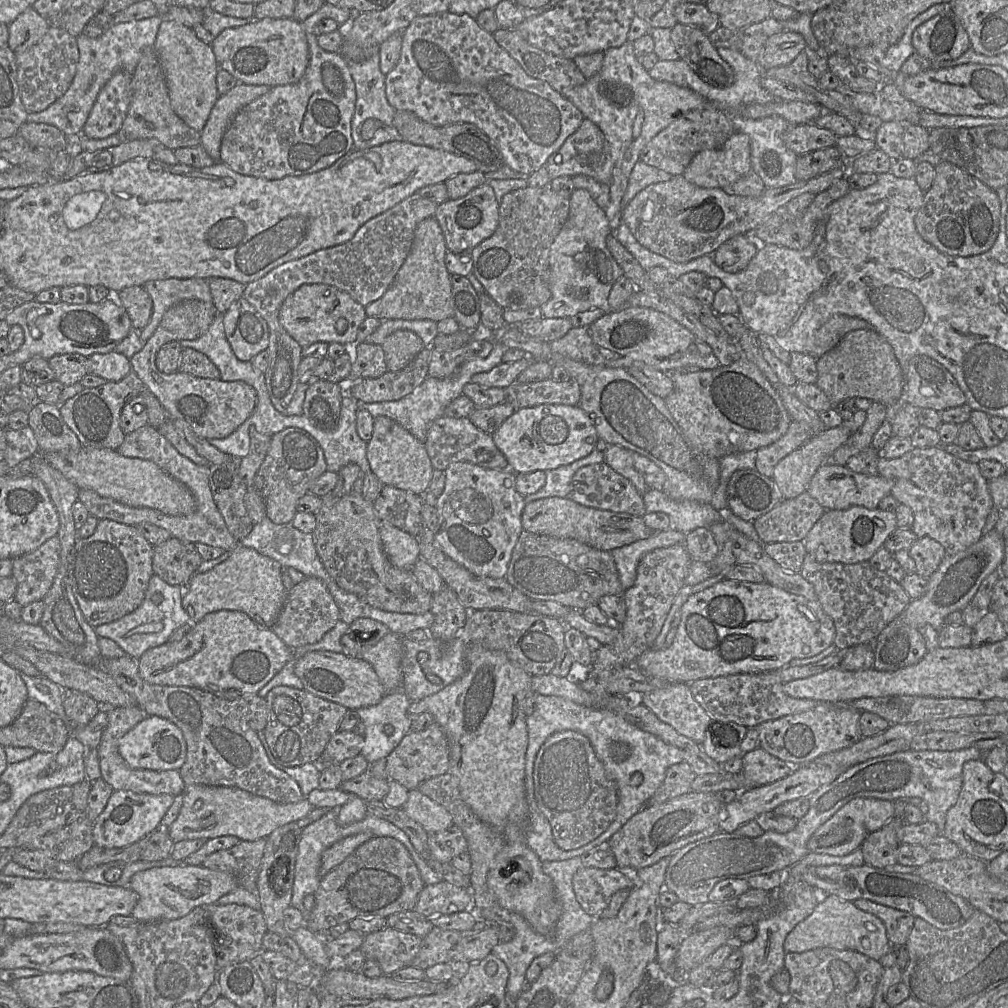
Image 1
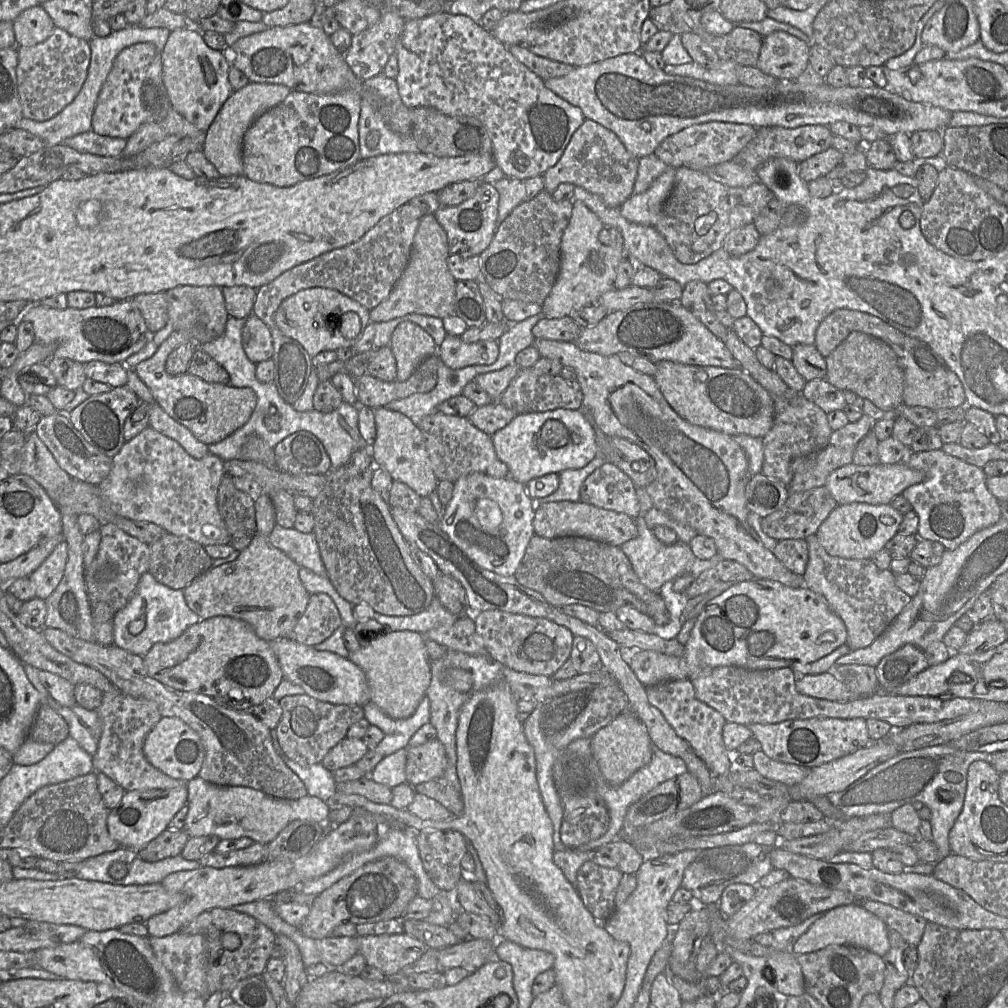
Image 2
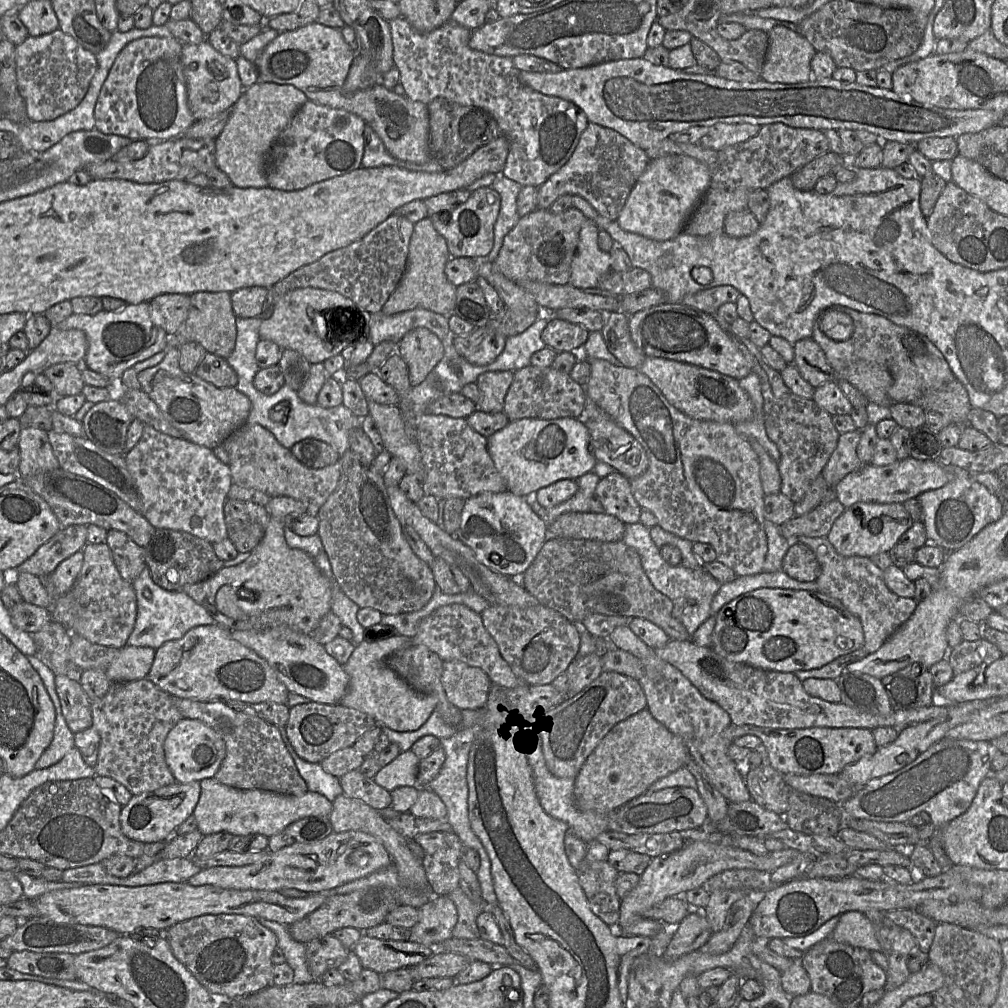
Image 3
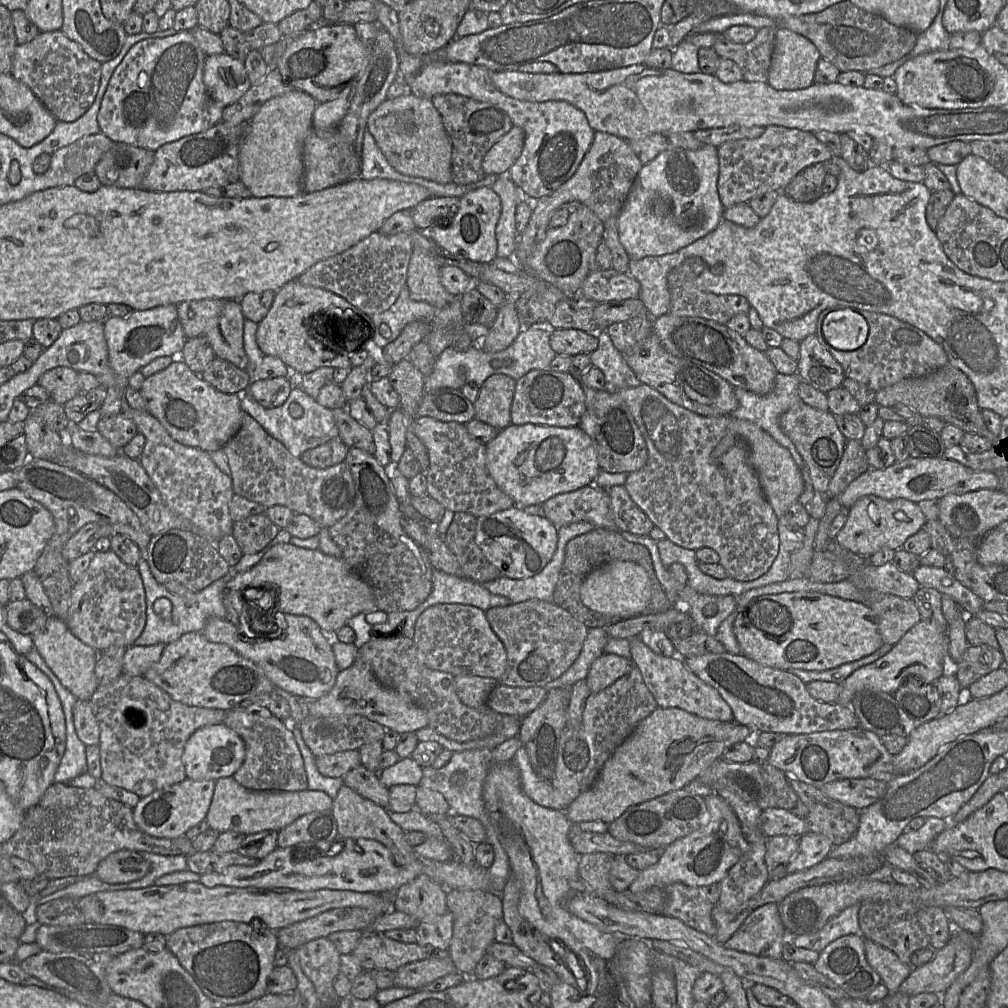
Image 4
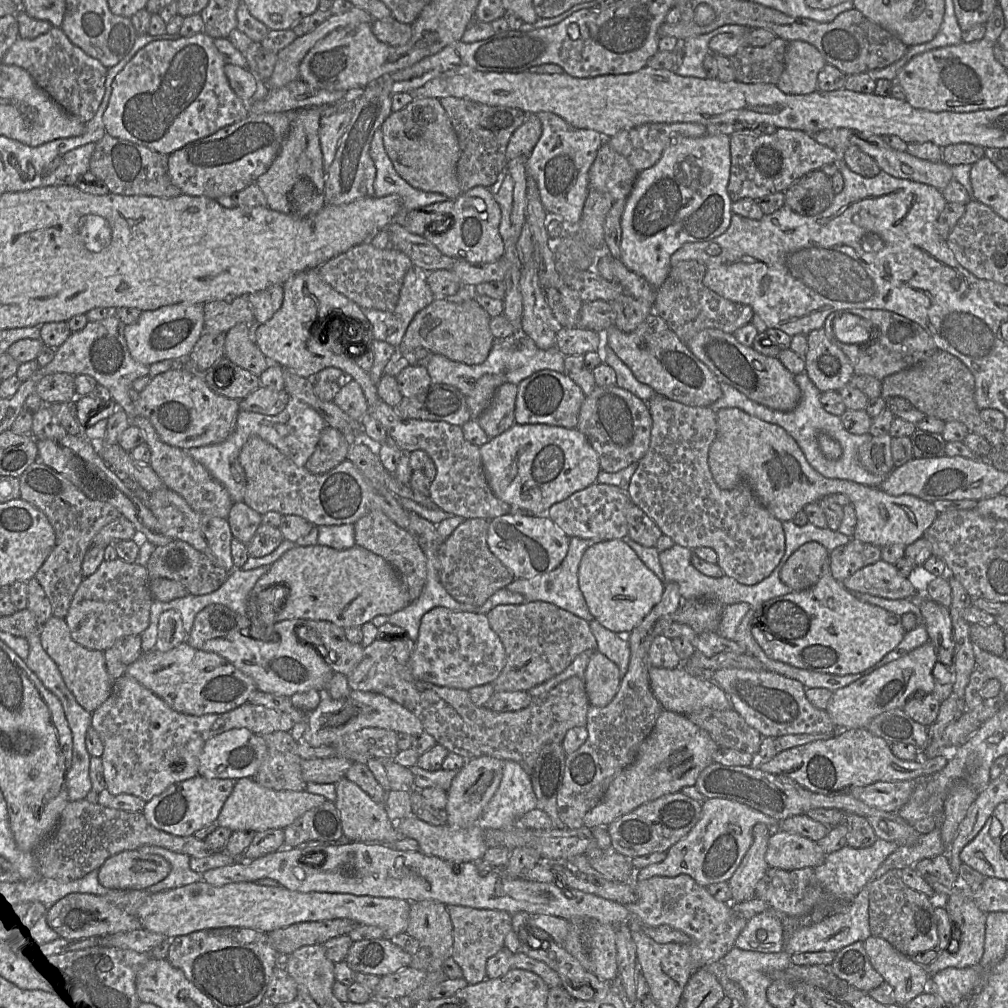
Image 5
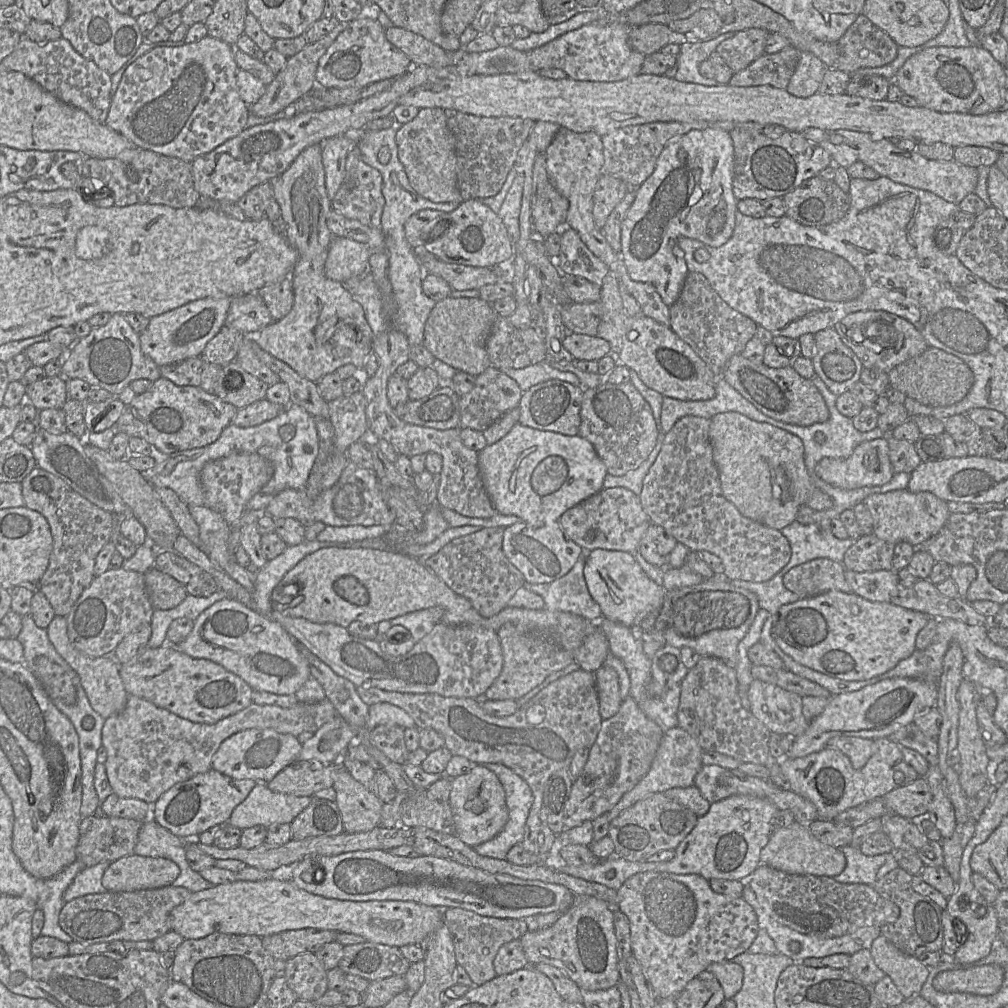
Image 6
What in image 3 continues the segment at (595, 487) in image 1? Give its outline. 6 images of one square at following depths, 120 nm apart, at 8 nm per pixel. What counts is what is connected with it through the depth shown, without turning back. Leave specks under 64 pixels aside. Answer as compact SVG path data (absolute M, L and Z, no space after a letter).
M619 472L601 478L590 500L590 512L617 517L625 524L640 521L641 506L633 496L630 480Z

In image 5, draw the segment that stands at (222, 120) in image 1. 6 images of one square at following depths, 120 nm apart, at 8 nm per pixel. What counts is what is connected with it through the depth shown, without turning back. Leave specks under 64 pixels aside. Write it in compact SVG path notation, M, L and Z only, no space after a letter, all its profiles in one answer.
M320 108L295 110L289 133L281 149L256 184L266 196L272 210L298 218L310 217L327 204L325 197L325 170L320 146Z

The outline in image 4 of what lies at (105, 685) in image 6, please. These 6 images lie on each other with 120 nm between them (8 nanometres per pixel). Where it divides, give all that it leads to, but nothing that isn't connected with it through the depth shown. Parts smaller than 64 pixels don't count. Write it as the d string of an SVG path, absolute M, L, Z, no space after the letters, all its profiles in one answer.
M54 616L49 617L45 625L31 636L34 647L61 684L78 700L89 701L98 688L94 669L99 652L82 643L71 633L63 620Z

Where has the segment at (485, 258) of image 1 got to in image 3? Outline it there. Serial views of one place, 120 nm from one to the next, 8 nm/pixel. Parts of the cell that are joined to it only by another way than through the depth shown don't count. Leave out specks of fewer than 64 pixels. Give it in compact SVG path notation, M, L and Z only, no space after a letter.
M573 206L561 213L536 208L520 217L504 237L503 245L493 263L506 278L516 284L525 281L568 284L579 233L587 220L588 218Z

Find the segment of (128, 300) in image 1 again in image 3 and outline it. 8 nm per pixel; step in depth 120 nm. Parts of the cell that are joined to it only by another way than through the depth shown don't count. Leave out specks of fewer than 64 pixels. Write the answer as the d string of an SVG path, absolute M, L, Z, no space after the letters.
M162 294L148 303L154 324L162 327L168 335L173 335L188 316L190 295Z

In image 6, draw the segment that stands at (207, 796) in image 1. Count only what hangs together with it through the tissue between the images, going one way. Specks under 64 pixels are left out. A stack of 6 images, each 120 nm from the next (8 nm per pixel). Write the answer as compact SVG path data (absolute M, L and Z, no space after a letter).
M258 782L244 801L235 807L228 824L241 830L262 825L269 827L276 823L291 823L312 801L310 796L294 796L271 791L267 783Z

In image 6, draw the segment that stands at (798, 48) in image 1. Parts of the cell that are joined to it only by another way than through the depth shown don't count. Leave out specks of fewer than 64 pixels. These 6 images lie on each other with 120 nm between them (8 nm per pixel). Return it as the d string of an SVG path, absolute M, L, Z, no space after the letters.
M802 51L786 91L794 96L807 98L819 91L826 66L813 53Z

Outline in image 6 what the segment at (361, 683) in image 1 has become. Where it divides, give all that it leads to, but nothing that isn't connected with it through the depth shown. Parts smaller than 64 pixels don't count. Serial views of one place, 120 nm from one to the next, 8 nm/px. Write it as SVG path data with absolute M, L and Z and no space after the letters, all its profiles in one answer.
M229 597L205 609L196 618L190 634L174 647L193 658L207 659L223 666L242 678L253 690L278 695L295 695L311 677L308 663L300 652L298 643L279 623Z

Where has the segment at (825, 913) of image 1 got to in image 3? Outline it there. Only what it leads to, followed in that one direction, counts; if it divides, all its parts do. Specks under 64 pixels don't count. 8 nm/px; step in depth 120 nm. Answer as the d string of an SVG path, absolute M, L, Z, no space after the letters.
M859 911L841 914L830 938L840 943L867 949L870 952L881 950L872 923L864 913Z

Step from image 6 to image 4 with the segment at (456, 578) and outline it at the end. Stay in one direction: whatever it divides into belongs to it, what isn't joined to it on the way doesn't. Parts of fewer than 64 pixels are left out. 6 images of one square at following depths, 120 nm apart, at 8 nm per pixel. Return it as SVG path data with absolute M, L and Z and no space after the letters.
M455 512L444 540L456 555L461 576L480 584L501 576L475 542L477 518L466 512Z

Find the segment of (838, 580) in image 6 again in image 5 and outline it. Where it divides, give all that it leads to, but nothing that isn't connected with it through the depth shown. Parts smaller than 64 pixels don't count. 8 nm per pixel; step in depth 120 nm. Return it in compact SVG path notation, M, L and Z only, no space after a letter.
M818 542L800 546L786 561L780 579L793 591L813 587L822 576L823 565L829 559L829 551Z

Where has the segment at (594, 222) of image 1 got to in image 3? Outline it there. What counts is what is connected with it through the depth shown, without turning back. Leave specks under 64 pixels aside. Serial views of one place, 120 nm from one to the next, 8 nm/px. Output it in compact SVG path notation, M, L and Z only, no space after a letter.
M590 219L582 226L569 285L581 289L597 288L601 278L611 271L611 253L599 248L598 232L599 228Z

